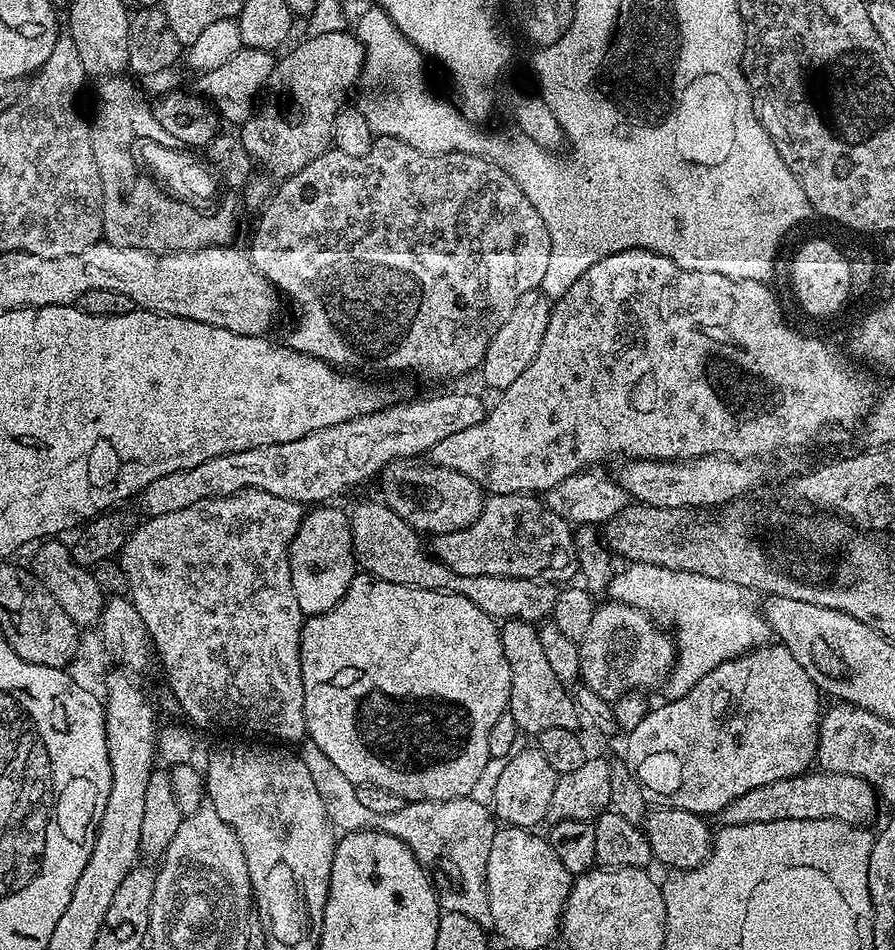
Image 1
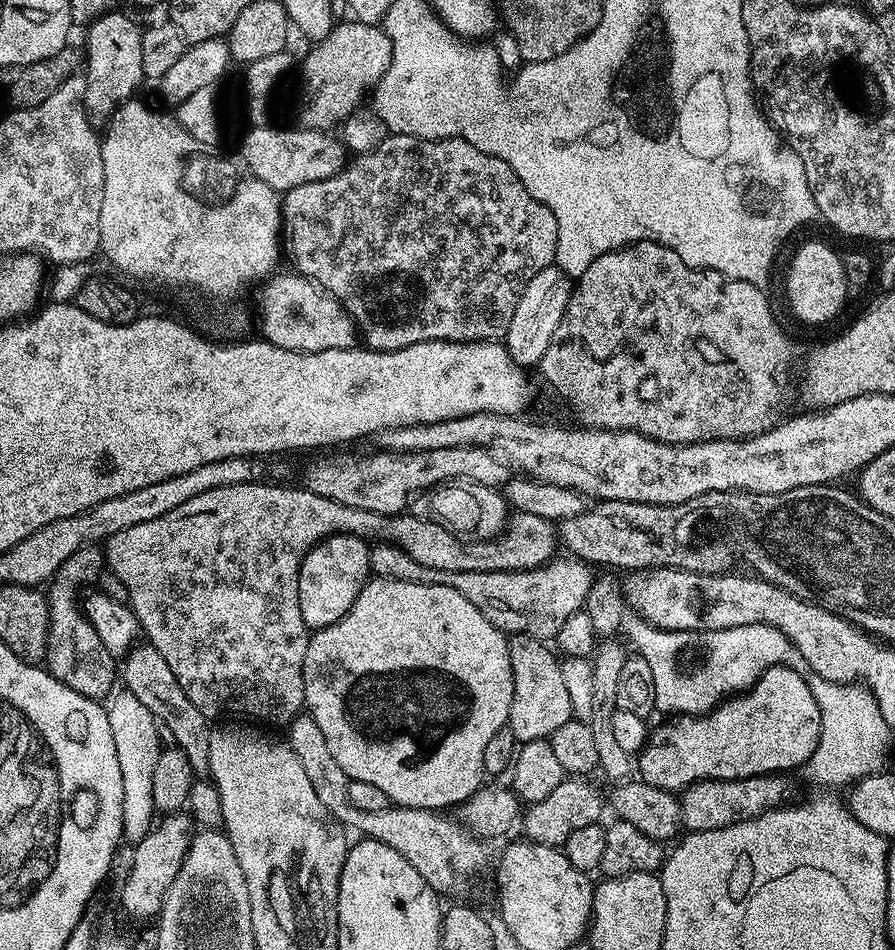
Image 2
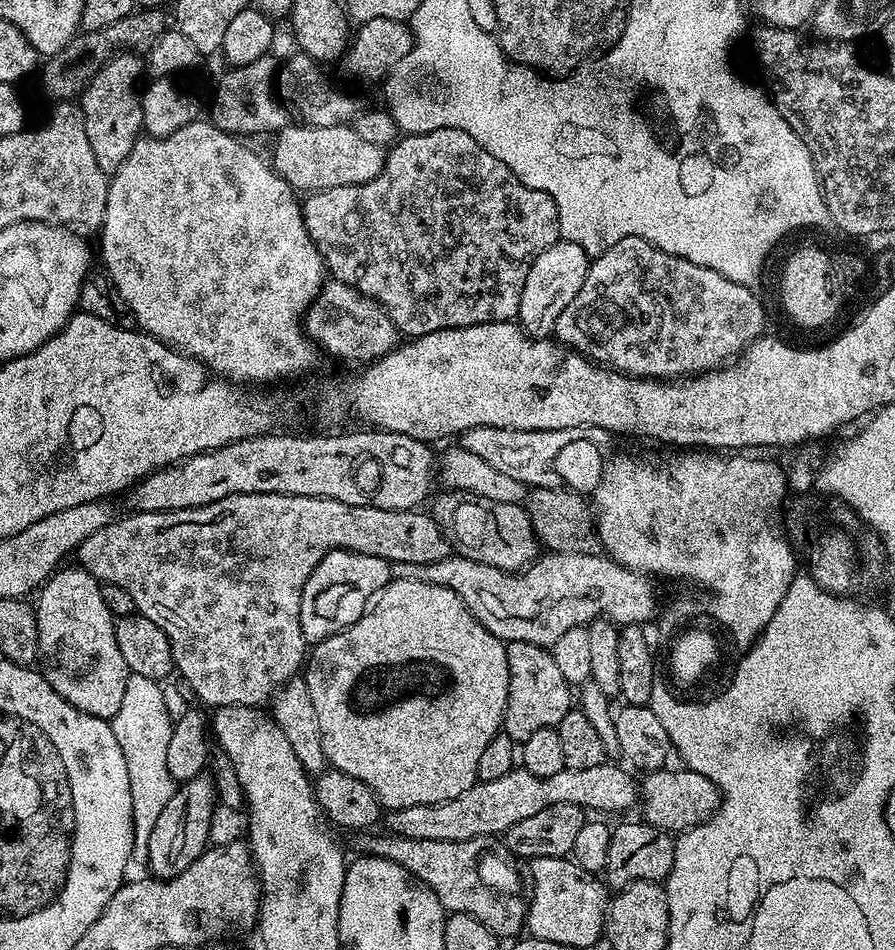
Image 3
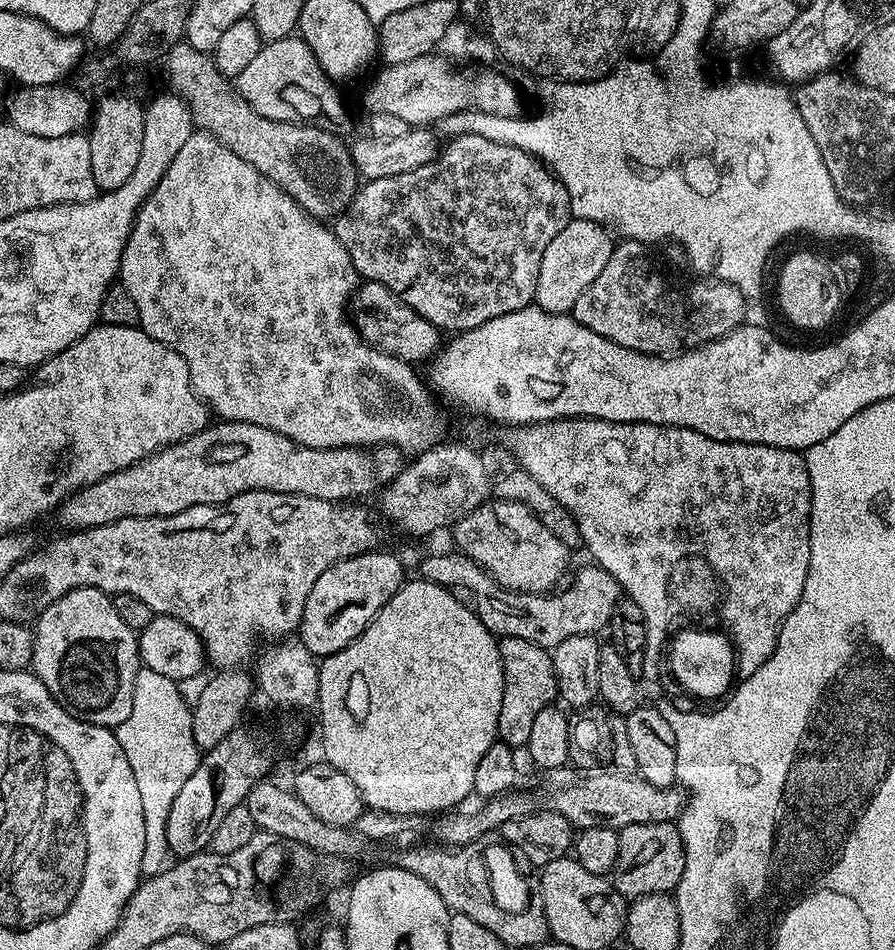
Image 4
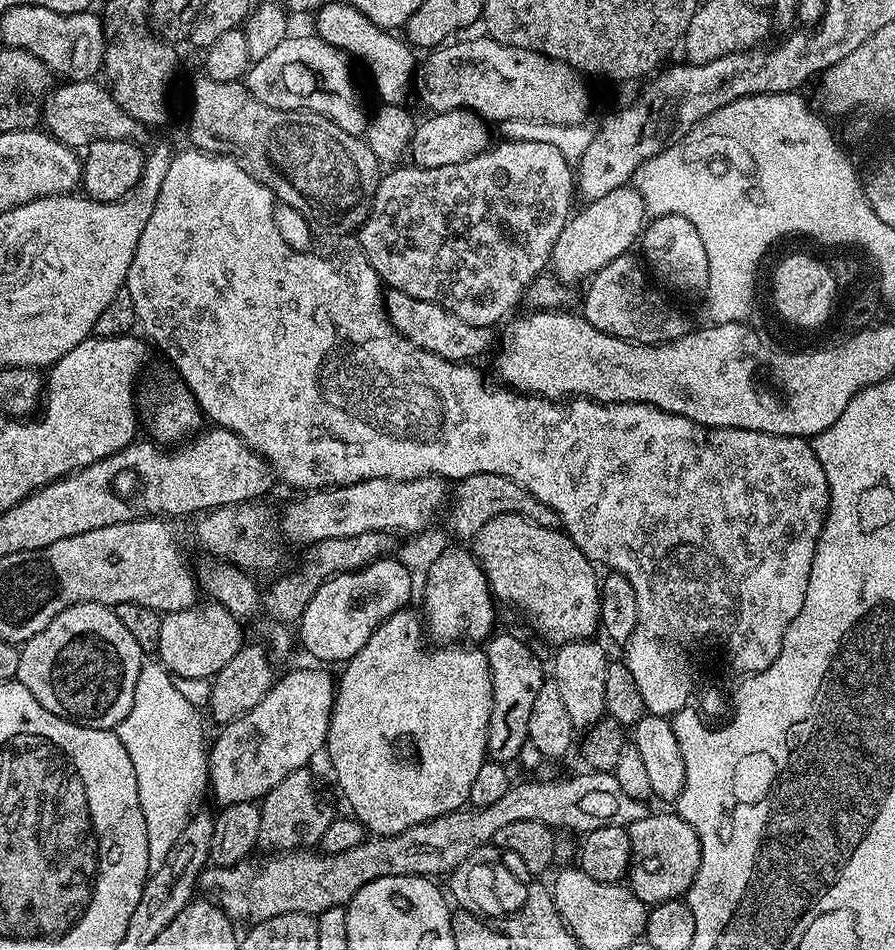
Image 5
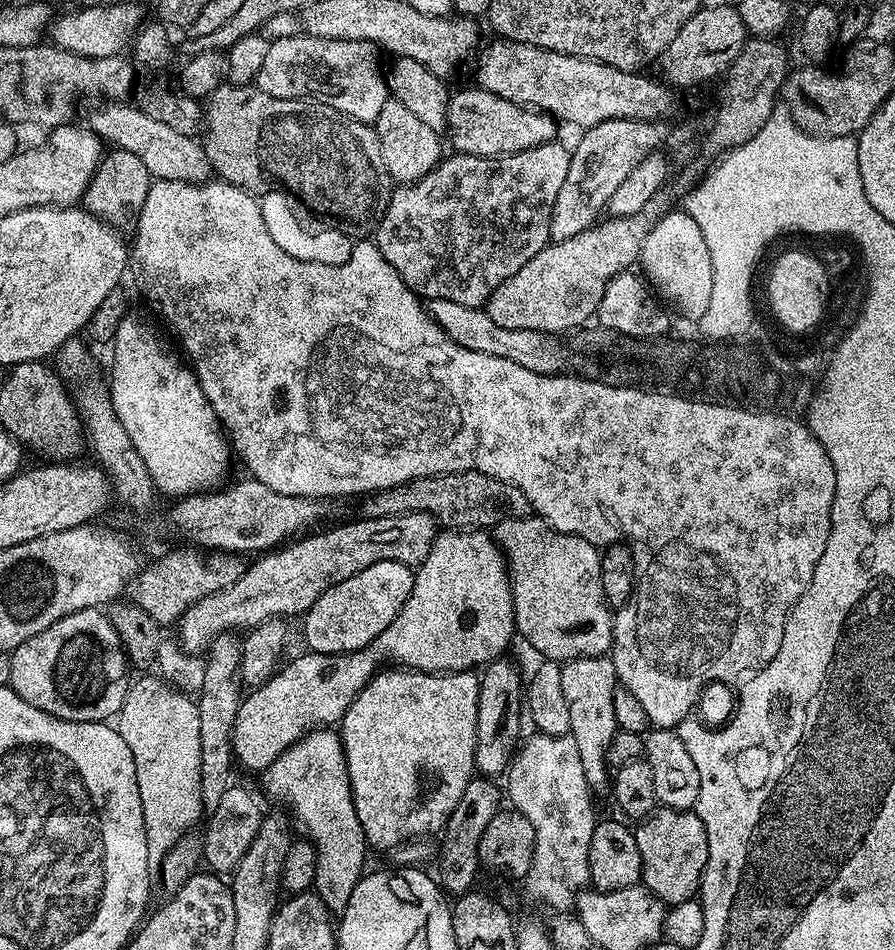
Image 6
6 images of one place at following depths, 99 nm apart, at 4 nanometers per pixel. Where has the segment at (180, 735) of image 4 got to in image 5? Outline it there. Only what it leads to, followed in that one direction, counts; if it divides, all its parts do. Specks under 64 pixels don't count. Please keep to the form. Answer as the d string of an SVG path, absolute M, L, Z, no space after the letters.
M145 663L138 674L138 686L134 686L134 706L130 706L130 714L126 714L114 730L122 746L126 746L130 762L134 762L138 802L142 802L142 818L146 818L149 873L162 870L162 862L166 862L174 841L186 830L186 822L190 822L197 811L196 803L210 788L204 724L199 710L179 686L163 664Z

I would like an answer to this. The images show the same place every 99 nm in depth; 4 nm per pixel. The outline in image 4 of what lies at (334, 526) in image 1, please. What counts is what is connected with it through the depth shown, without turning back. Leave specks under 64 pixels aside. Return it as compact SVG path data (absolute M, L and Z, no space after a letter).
M385 550L367 552L349 560L338 562L314 582L310 598L306 598L306 610L298 629L299 639L317 658L323 658L342 650L376 617L394 598L394 594L405 583L404 568L396 556Z

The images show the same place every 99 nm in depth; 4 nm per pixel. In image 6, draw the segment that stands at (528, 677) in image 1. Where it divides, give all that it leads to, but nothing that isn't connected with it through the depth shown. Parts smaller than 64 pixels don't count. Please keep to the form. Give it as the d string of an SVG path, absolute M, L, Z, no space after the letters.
M511 659L491 660L479 673L478 726L476 727L476 772L489 778L500 778L507 773L512 757L521 743L519 714L526 688L519 669Z

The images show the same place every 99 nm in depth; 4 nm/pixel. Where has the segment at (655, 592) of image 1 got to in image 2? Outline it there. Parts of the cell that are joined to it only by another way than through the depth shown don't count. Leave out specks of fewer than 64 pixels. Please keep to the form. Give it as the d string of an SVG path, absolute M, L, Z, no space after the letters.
M635 614L625 615L620 624L620 632L628 635L627 643L633 644L635 651L646 658L650 670L654 670L654 698L657 709L664 714L703 714L712 711L729 694L742 693L753 685L753 681L759 679L763 672L772 665L791 665L792 659L797 659L796 649L774 626L769 624L751 624L750 626L734 626L723 628L717 632L707 633L703 637L704 649L697 660L688 660L683 664L680 661L680 652L684 652L691 646L694 640L691 632L668 632L665 628L654 626L650 621L644 620Z

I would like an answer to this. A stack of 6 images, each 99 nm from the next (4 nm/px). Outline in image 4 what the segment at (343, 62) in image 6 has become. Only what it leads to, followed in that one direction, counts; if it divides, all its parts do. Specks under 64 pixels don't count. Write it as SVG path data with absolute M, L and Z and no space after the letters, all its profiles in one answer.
M299 38L267 41L250 61L250 66L234 77L234 87L262 118L293 122L324 122L328 119L327 123L336 130L348 124L344 100L336 89L339 87L324 72L318 58L314 58L310 46Z

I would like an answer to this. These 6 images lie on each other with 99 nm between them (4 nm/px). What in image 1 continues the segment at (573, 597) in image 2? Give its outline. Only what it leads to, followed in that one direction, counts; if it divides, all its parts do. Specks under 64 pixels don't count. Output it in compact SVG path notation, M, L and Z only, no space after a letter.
M379 499L364 500L356 509L351 509L352 545L357 565L367 575L376 576L386 582L394 582L411 588L425 588L435 592L453 592L470 598L478 610L497 622L527 620L544 622L551 617L557 589L551 583L526 578L502 578L501 576L467 576L454 574L442 562L438 562L431 551L426 550L419 535L394 510L390 510Z

